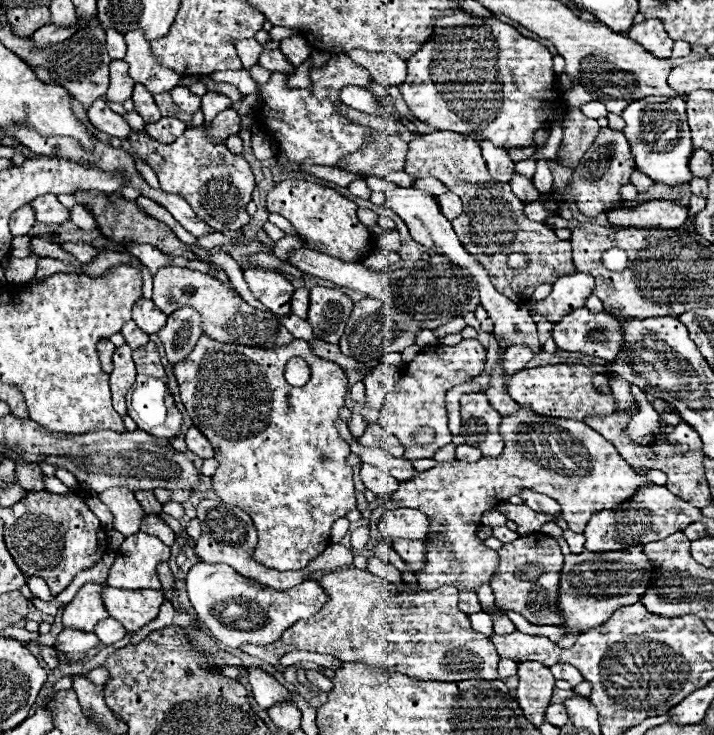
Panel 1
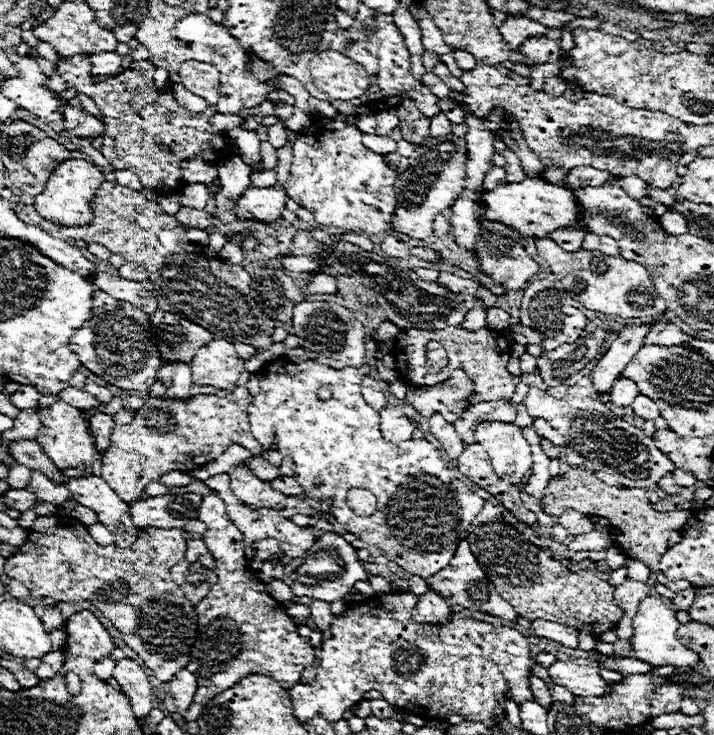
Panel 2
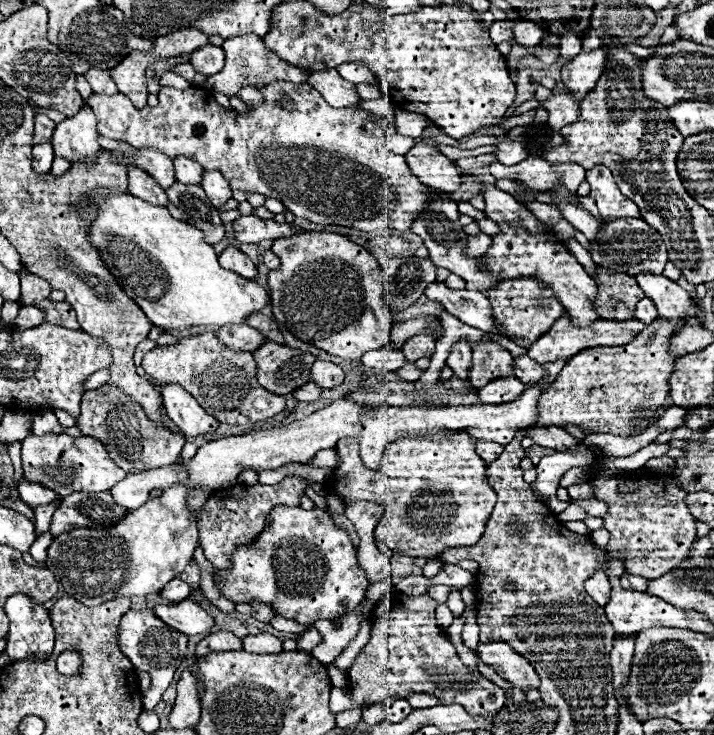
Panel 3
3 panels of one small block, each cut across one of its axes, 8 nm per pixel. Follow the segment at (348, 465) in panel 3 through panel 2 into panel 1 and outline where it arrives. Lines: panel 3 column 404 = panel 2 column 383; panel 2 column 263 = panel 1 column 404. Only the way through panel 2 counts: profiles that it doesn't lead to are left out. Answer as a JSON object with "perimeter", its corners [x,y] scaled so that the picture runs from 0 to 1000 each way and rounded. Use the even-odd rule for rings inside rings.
{"perimeter":[[[658,460],[647,463],[639,471],[599,471],[580,487],[580,493],[574,493],[569,503],[563,503],[566,512],[560,514],[557,531],[541,539],[529,574],[571,610],[566,623],[605,623],[613,610],[630,604],[633,590],[627,585],[627,561],[622,555],[622,539],[630,528],[669,512],[678,503],[678,493],[681,473],[669,463]],[[591,580],[599,580],[611,588],[608,604],[583,604],[583,599],[577,599],[580,588]]]}

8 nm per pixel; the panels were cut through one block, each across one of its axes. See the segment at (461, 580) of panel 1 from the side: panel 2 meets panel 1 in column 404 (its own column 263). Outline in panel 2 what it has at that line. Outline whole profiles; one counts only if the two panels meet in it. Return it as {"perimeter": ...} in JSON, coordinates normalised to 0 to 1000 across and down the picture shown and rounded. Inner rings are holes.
{"perimeter":[[[342,631],[328,634],[322,642],[322,664],[325,669],[342,680],[342,686],[356,686],[359,691],[381,691],[381,694],[398,694],[401,675],[381,664],[378,656],[364,653],[356,648],[350,637]]]}

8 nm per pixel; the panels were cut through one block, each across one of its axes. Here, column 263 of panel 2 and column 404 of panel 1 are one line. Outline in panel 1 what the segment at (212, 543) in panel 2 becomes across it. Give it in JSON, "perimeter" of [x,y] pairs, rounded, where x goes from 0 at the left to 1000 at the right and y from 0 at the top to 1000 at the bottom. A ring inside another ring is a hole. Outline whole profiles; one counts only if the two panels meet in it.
{"perimeter":[[[485,770],[476,778],[454,781],[443,789],[459,808],[459,819],[431,844],[415,846],[381,882],[336,882],[345,890],[361,893],[375,903],[389,903],[392,893],[412,884],[431,884],[445,890],[462,890],[482,901],[507,901],[515,906],[529,906],[538,912],[555,912],[585,925],[695,925],[697,922],[697,890],[689,882],[683,865],[661,857],[655,835],[641,827],[641,800],[616,797],[613,803],[580,803],[574,795],[566,795],[566,803],[555,803],[555,795],[541,792],[532,784],[515,781],[496,770]]]}

